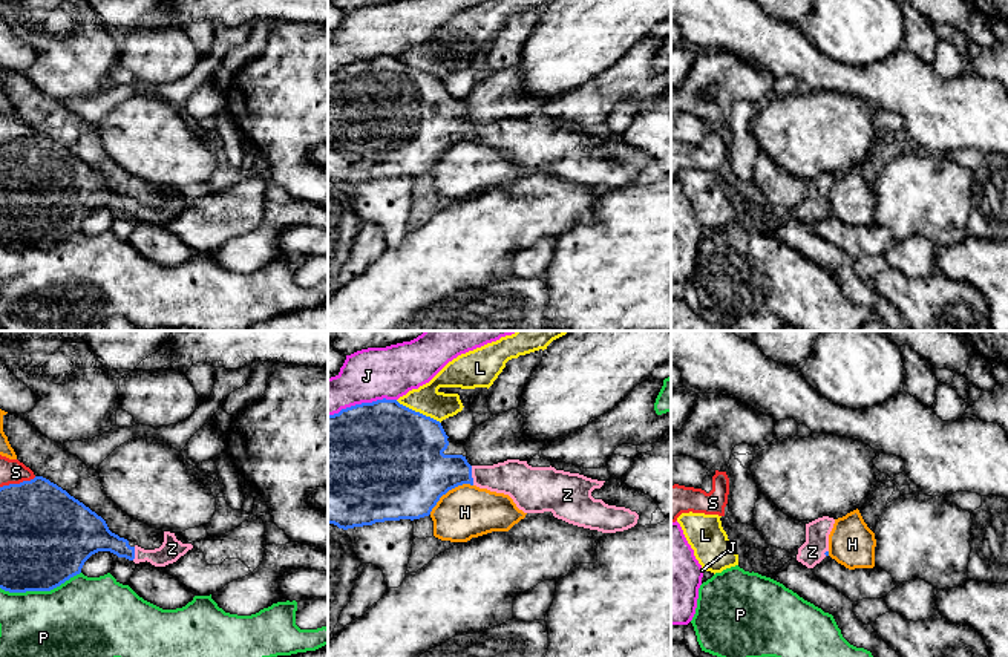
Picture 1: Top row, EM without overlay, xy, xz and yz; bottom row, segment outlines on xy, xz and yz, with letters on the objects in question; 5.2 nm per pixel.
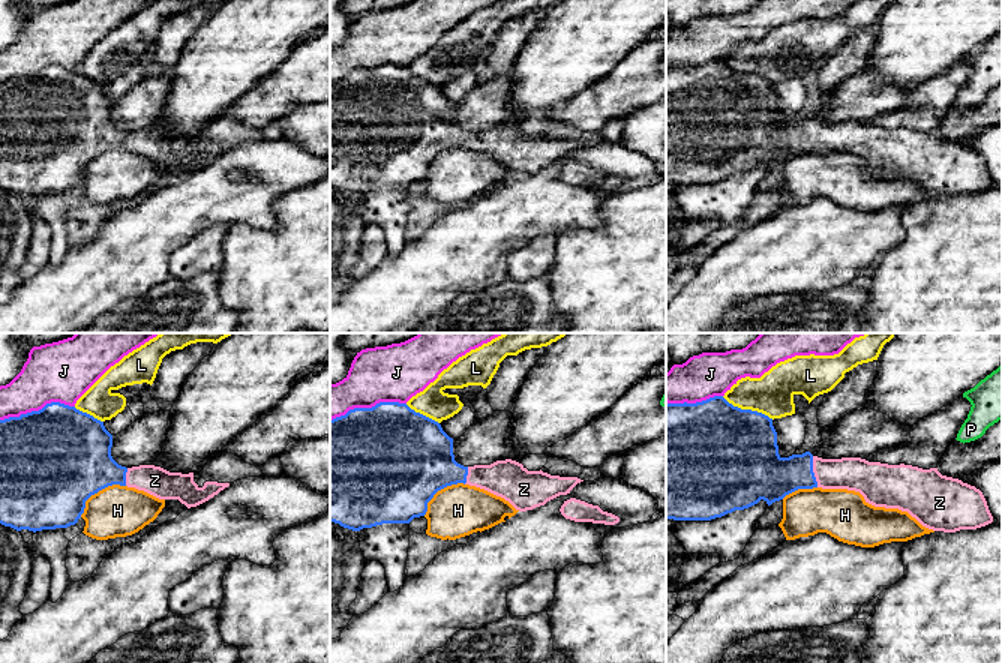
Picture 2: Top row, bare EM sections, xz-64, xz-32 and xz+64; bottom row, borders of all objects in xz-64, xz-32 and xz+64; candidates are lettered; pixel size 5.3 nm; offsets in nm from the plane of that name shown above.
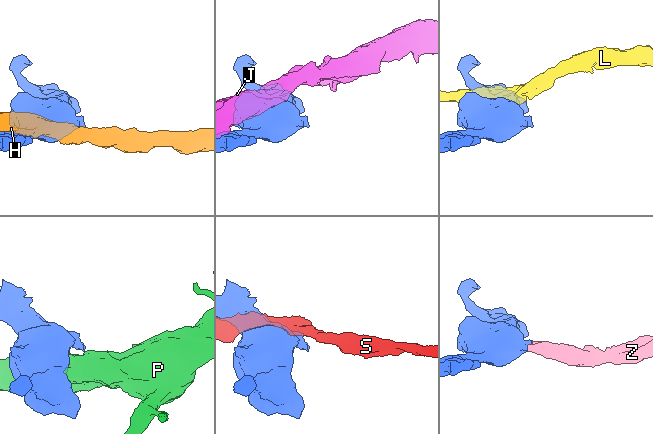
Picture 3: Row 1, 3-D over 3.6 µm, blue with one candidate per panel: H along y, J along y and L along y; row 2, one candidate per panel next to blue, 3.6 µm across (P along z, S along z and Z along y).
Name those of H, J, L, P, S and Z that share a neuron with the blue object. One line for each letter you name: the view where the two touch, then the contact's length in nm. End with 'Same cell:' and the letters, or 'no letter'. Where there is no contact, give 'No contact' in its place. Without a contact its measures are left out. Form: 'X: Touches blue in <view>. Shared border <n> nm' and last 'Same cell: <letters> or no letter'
Z: Touches blue in xz. Shared border 110 nm
Same cell: Z

